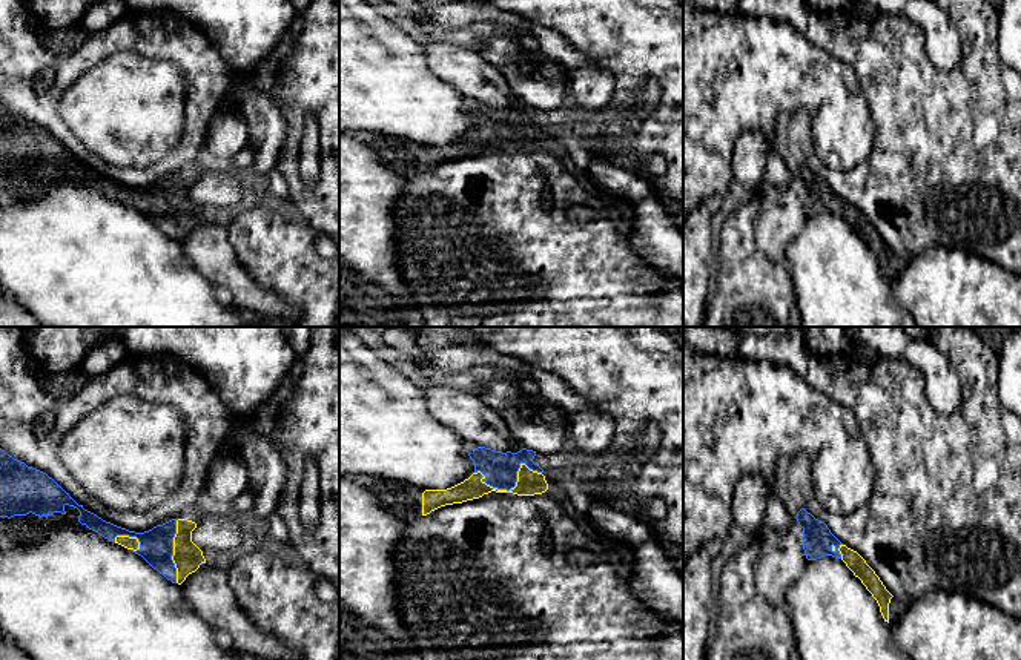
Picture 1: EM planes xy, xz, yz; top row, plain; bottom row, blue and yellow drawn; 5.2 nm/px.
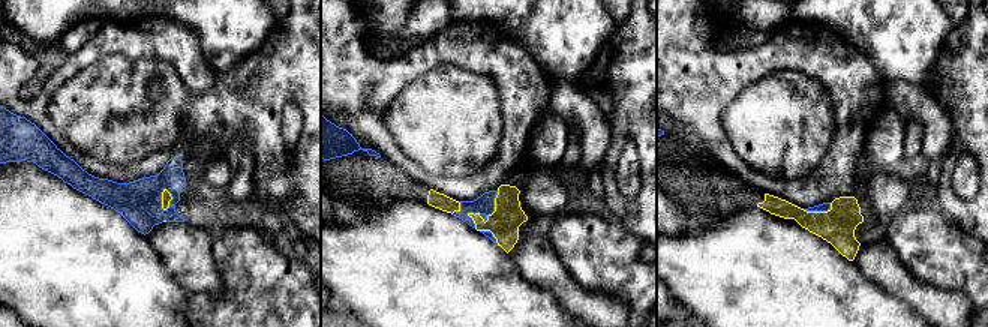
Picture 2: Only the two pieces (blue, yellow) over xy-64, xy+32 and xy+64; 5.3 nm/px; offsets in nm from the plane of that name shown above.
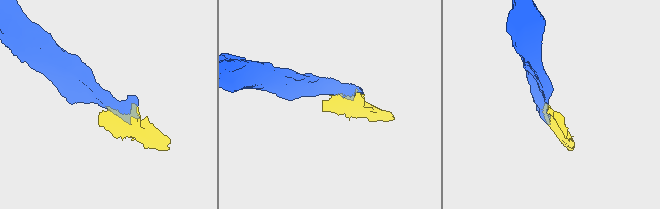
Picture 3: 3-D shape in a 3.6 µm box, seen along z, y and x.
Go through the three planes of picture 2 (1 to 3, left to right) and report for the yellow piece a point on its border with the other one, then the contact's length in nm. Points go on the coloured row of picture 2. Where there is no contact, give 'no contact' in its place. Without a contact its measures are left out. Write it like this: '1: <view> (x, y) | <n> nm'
1: xy-64 (161, 200) | 130 nm
2: xy+32 (485, 219) | 240 nm
3: xy+64 (817, 210) | 160 nm

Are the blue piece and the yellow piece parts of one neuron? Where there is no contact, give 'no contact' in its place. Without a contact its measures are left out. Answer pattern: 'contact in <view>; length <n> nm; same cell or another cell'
contact in xz; length 360 nm; same cell

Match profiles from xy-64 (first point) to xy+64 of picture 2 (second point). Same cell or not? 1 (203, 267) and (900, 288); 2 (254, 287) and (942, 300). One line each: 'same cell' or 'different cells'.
1: same cell
2: different cells

